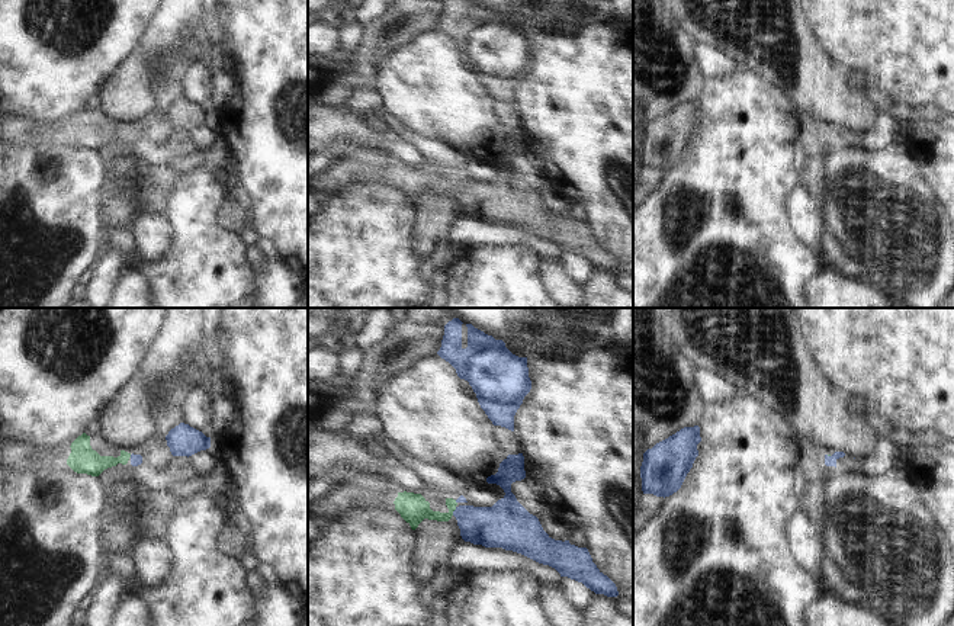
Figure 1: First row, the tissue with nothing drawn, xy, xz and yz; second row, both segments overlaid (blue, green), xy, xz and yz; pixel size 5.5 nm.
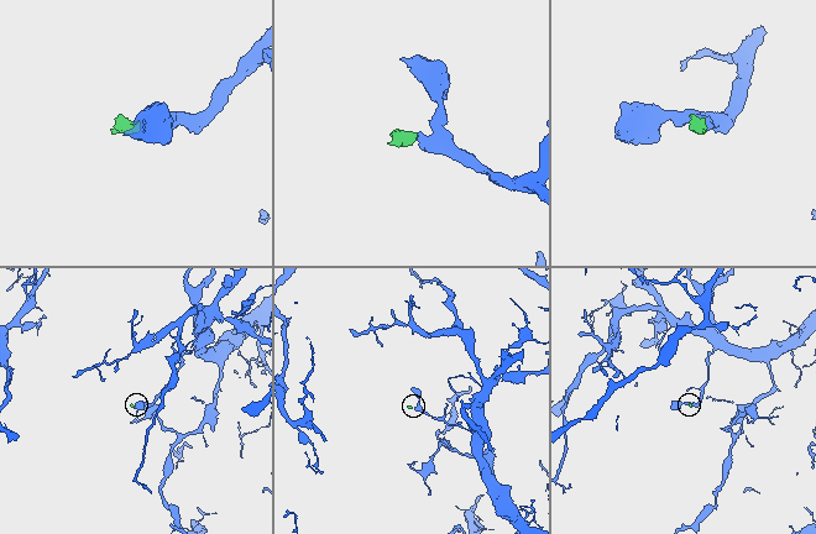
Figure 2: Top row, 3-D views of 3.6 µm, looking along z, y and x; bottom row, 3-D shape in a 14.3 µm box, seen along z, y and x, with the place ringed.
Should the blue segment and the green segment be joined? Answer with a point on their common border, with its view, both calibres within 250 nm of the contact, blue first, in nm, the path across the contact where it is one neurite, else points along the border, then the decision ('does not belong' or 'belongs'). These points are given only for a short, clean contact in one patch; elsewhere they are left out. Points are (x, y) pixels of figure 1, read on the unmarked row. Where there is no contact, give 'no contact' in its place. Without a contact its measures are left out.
meets blue in xz at (453, 186); 220 nm thick on the blue side, 160 nm on the other; runs through xz (495, 201), (479, 201), (453, 186), (433, 190), (413, 182); belongs

